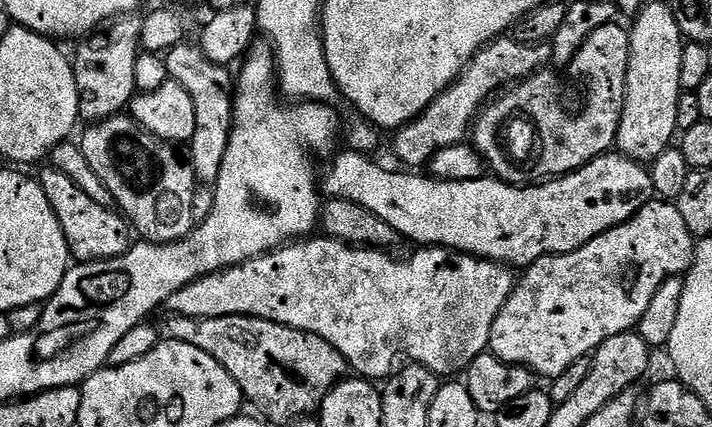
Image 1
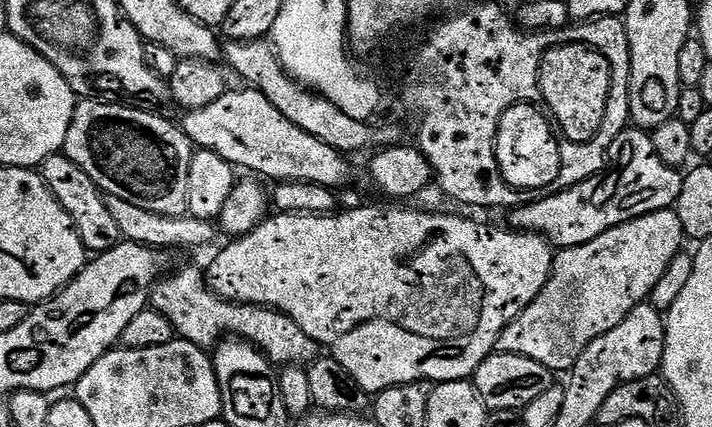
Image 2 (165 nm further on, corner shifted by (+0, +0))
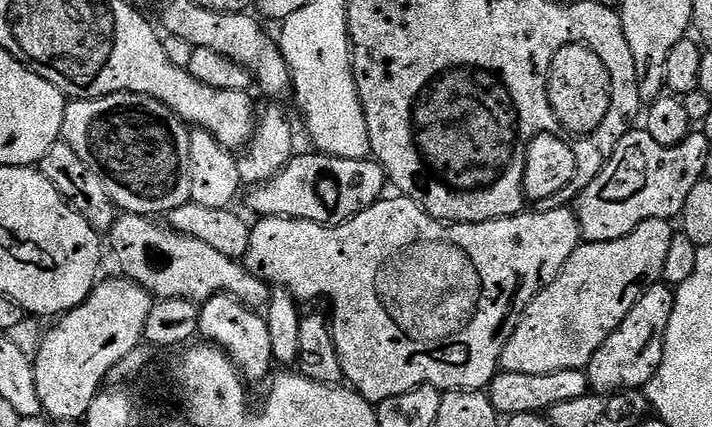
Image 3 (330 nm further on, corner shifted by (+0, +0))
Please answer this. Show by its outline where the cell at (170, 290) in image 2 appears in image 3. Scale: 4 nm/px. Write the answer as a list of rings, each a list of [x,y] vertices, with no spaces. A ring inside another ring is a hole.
[[[117,215],[114,226],[106,234],[106,240],[107,243],[108,240],[112,243],[116,264],[124,271],[121,273],[127,279],[135,281],[138,286],[142,286],[148,291],[148,295],[156,300],[183,297],[184,300],[203,302],[218,292],[225,292],[226,295],[238,298],[244,304],[249,304],[251,308],[260,310],[267,305],[271,296],[269,284],[248,271],[241,261],[226,258],[226,254],[214,250],[214,246],[206,246],[206,242],[200,242],[196,237],[176,232],[173,228],[169,228],[167,223],[151,216]]]

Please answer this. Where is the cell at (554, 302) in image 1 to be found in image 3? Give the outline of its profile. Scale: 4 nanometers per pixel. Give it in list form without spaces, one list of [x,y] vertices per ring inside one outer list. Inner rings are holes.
[[[667,219],[644,220],[630,234],[604,242],[584,242],[574,250],[566,266],[553,280],[547,281],[530,306],[522,314],[512,337],[506,342],[500,356],[500,368],[520,374],[550,374],[554,370],[587,369],[590,358],[622,326],[622,318],[630,314],[634,302],[649,284],[659,281],[666,266],[666,253],[674,235]]]

